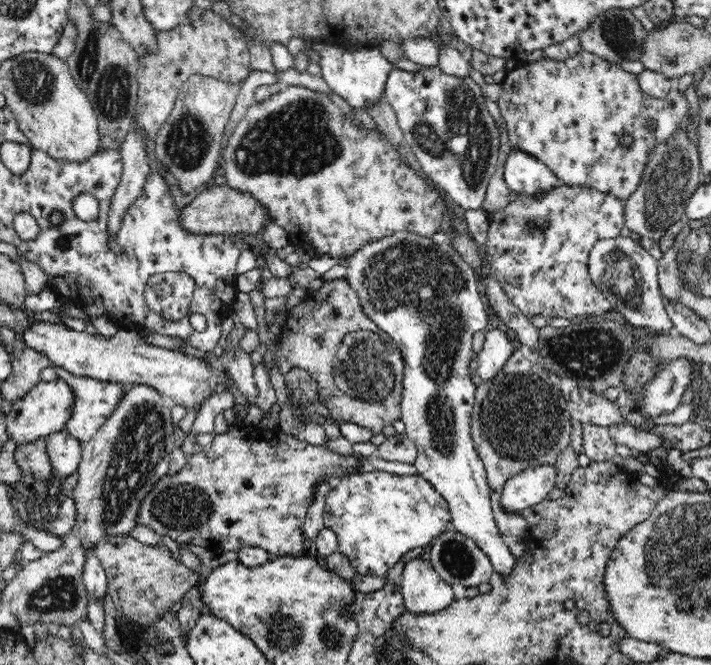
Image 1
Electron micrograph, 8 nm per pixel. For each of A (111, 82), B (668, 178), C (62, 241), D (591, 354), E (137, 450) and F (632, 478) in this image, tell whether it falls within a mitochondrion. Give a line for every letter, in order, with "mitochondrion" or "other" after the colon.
A: mitochondrion
B: mitochondrion
C: mitochondrion
D: mitochondrion
E: mitochondrion
F: other

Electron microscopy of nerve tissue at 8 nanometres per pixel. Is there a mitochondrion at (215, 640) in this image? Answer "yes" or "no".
no

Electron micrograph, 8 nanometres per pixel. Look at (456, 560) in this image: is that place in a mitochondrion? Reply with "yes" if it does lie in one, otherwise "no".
yes

